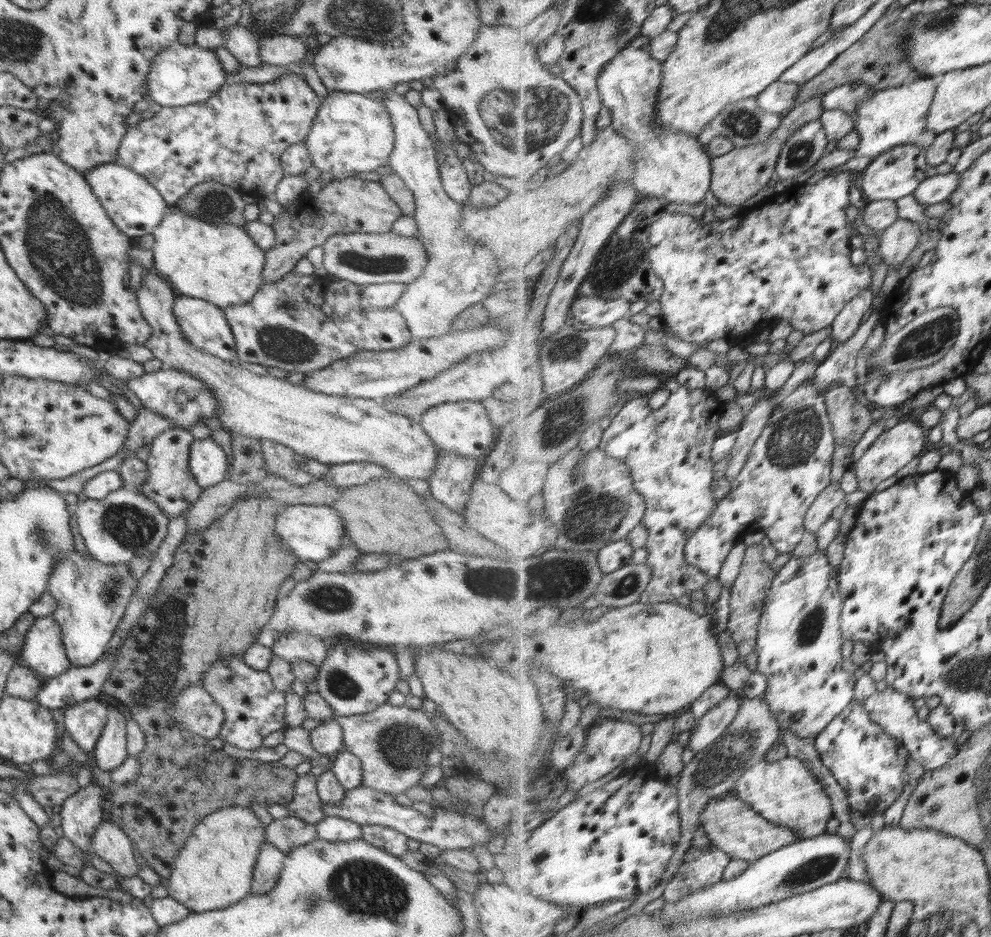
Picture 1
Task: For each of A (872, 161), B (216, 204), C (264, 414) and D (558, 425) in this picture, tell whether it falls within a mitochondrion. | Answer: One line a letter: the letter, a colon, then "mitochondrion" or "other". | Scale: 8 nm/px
A: other
B: mitochondrion
C: other
D: mitochondrion

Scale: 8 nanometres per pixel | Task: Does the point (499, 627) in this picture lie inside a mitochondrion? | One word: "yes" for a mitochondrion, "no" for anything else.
no

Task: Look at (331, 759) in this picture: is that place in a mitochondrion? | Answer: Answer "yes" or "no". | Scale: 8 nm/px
no

